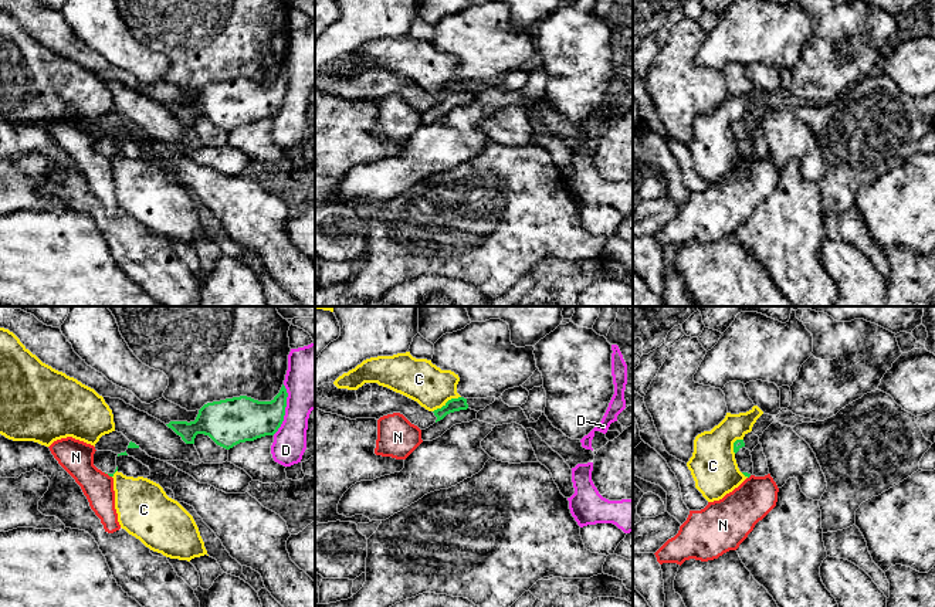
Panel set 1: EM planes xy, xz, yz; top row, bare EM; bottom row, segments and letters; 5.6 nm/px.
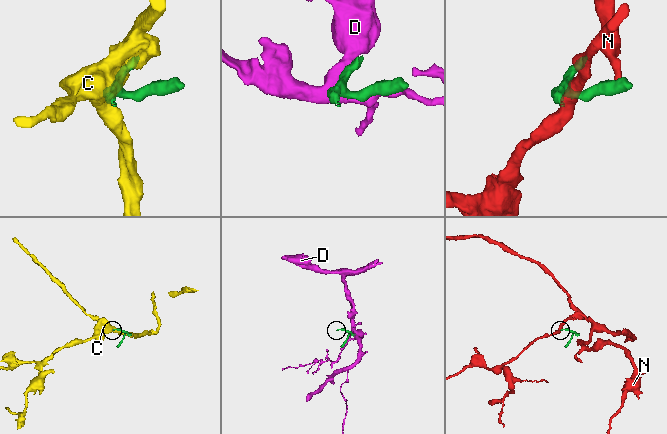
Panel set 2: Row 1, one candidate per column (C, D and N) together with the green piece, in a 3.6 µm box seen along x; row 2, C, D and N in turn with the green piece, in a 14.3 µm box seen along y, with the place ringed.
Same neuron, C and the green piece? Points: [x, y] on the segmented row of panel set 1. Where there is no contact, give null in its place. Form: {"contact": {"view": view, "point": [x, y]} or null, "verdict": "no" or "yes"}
{"contact": {"view": "xz", "point": [447, 402]}, "verdict": "no"}

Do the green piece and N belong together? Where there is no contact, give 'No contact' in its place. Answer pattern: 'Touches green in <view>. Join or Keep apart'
Touches green in xy. Keep apart

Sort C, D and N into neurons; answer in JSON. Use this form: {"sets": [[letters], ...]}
{"sets": [["C"], ["D"], ["N"]]}

